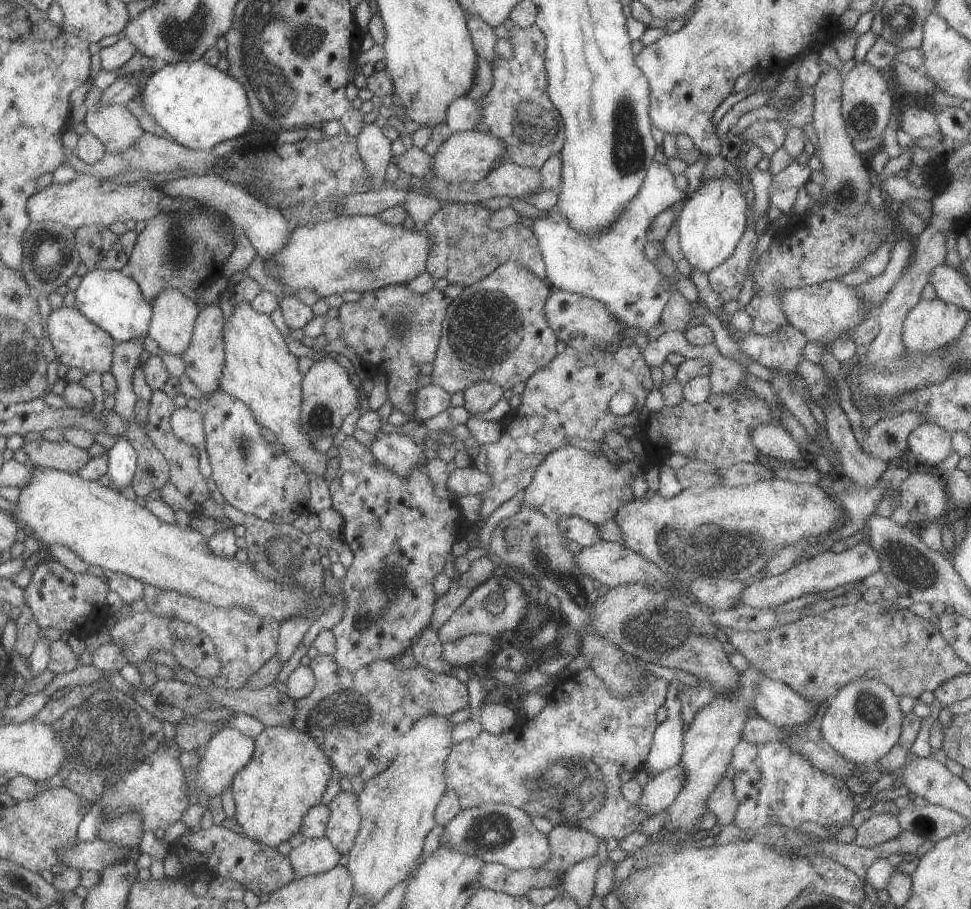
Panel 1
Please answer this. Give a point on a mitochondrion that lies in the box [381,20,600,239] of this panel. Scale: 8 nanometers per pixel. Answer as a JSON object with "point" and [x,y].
{"point":[537,126]}

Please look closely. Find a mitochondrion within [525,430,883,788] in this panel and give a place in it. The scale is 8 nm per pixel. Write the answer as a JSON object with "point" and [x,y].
{"point":[710,546]}

